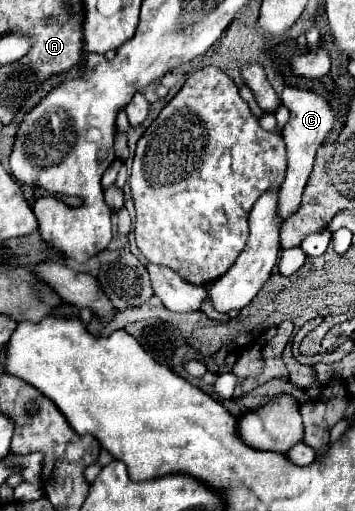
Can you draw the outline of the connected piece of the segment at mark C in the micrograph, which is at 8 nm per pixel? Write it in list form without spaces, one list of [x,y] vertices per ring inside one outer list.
[[[286,86],[280,98],[282,98],[282,104],[290,108],[290,120],[282,130],[282,138],[286,142],[286,152],[288,152],[288,170],[286,170],[286,178],[282,182],[280,202],[278,202],[278,214],[284,220],[290,214],[294,214],[298,210],[298,206],[300,206],[300,198],[302,198],[306,180],[308,180],[308,176],[312,172],[316,148],[332,132],[334,122],[336,122],[336,112],[334,112],[334,108],[330,106],[330,102],[326,98],[322,98],[320,94],[316,94],[312,90],[300,90],[300,88]]]

